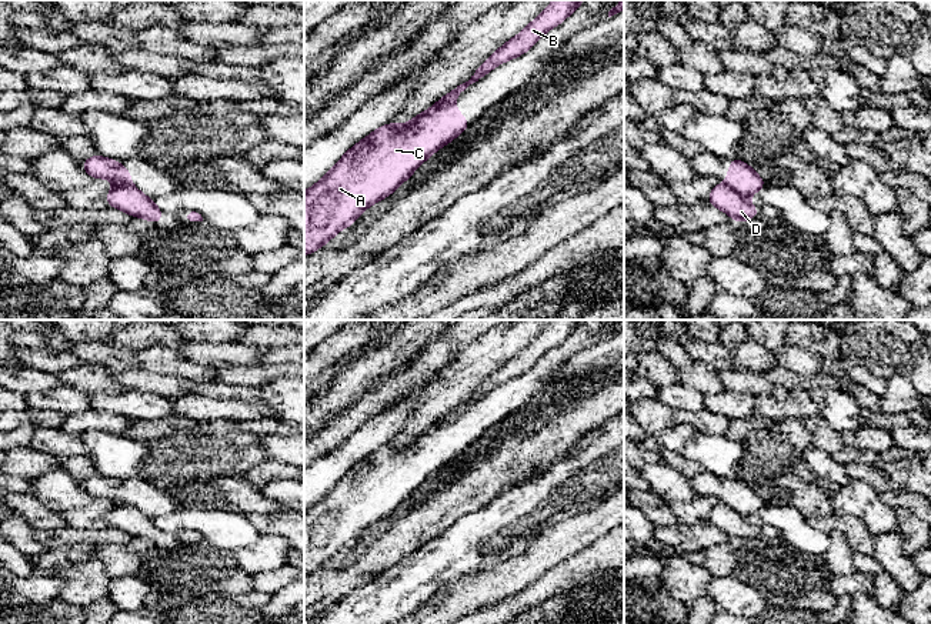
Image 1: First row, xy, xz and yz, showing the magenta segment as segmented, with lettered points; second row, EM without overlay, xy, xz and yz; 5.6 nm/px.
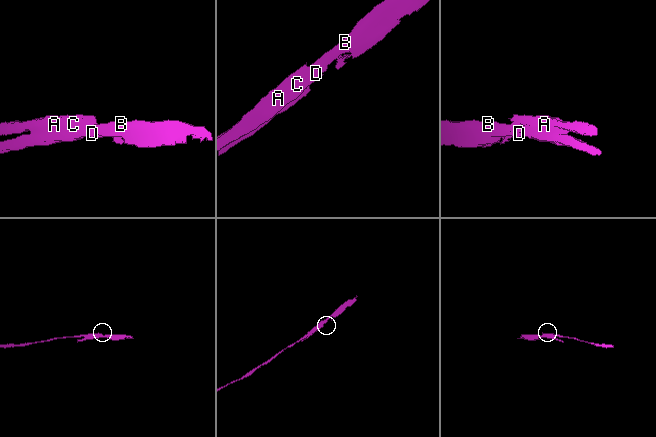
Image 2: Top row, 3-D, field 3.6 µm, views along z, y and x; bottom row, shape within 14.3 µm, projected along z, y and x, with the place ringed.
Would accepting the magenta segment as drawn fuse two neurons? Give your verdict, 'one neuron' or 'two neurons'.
two neurons

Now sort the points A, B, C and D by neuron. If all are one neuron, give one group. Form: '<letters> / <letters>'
A C / B D

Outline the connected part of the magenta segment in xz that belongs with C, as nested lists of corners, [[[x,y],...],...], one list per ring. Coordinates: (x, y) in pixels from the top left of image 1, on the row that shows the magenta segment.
[[[437,101],[408,123],[387,123],[348,149],[320,181],[304,191],[304,256],[350,227],[363,210],[393,194],[418,166],[468,127],[456,104]]]

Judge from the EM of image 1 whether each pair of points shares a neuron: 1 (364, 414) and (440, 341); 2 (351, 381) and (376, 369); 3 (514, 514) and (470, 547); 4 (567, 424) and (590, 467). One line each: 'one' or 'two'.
1: one
2: one
3: one
4: two

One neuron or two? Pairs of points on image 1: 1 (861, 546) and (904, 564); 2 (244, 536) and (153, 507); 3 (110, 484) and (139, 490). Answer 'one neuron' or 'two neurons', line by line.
1: two neurons
2: two neurons
3: one neuron

